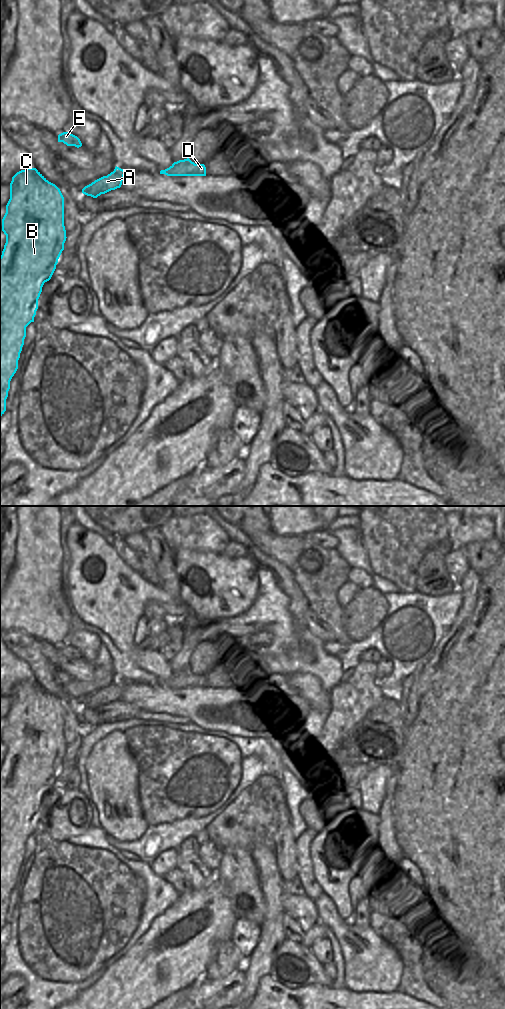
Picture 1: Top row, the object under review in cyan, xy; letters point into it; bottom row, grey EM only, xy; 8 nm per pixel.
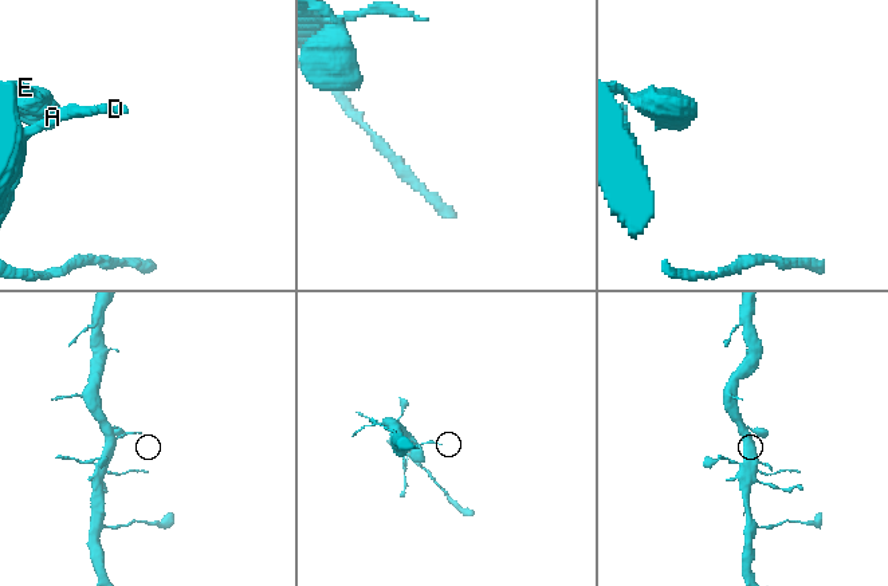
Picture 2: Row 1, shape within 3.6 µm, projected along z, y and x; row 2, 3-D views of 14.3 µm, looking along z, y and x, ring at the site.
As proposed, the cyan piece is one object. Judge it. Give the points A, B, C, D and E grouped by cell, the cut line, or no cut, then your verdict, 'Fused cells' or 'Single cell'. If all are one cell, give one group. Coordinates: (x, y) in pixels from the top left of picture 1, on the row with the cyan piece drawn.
Groups: A B C D E. No split. Single cell.

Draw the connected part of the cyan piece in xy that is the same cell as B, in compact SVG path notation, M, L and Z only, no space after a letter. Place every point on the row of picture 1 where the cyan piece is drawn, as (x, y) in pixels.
M36 168L17 172L10 183L10 199L2 219L6 243L0 256L0 417L6 411L10 381L26 337L26 327L34 322L38 299L45 282L56 269L64 250L64 197Z

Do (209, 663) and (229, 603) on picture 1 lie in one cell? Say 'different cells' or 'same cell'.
different cells

